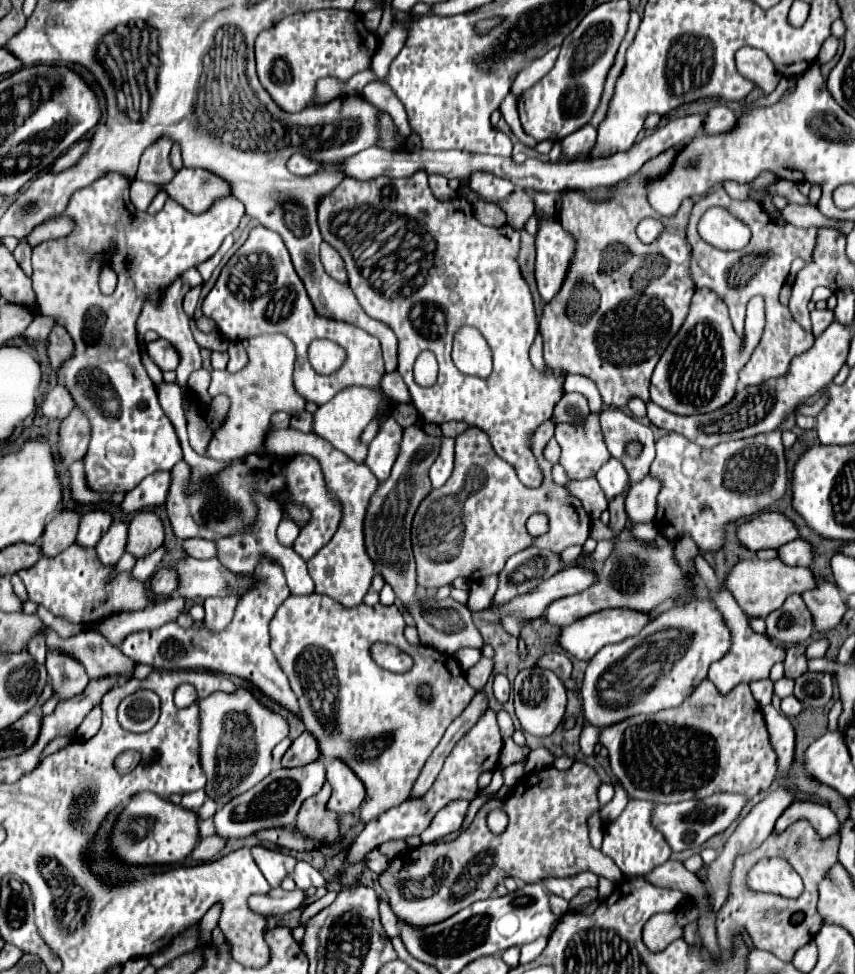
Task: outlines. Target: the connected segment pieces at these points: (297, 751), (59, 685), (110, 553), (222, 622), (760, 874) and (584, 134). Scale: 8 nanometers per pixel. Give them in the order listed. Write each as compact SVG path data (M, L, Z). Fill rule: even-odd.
M304 731L286 751L282 765L284 767L302 767L304 763L312 763L320 757L320 749L318 749L318 741L314 739L312 733Z
M48 649L46 669L50 673L50 683L56 695L76 695L84 691L88 675L80 661L76 661L72 655L58 649Z
M124 521L114 523L96 545L100 561L102 563L116 563L126 551L126 541L128 541L128 523L124 523Z
M208 597L204 601L204 609L206 609L206 619L204 625L212 631L212 633L220 633L228 627L228 623L234 617L234 607L236 607L238 597Z
M776 857L770 859L768 871L750 871L746 883L752 891L778 893L786 897L796 897L802 891L800 875L790 867L788 861Z
M584 125L572 135L562 139L562 155L568 159L576 159L576 155L588 155L596 143L596 129L592 125Z

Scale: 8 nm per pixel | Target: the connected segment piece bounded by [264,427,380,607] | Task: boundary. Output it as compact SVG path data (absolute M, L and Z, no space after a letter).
M290 427L288 429L270 429L264 441L264 447L274 457L290 457L292 453L294 455L310 453L320 461L326 489L334 499L338 499L342 507L342 521L334 537L308 561L308 573L316 585L316 593L328 595L336 599L338 603L342 603L344 607L360 605L374 577L374 563L364 545L364 517L366 517L370 497L376 493L380 481L376 479L376 475L372 475L368 465L352 461L342 451L334 449L326 439L312 435L312 433L300 433Z

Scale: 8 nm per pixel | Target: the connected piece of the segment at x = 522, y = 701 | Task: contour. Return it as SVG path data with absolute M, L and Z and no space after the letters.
M542 667L522 669L514 679L512 695L514 695L516 717L524 731L536 737L548 737L560 725L566 709L566 687L550 669L542 669Z

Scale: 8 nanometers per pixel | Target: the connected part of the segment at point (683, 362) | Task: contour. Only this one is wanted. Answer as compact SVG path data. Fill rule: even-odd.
M696 289L684 327L674 335L674 339L666 347L664 355L660 357L652 373L650 401L676 415L698 415L698 413L708 413L708 411L714 411L716 407L722 407L736 393L738 371L750 359L756 343L760 341L760 331L762 331L762 321L754 323L752 319L752 323L748 323L746 327L744 337L738 337L732 329L732 321L728 317L728 309L724 307L724 301L710 289Z

